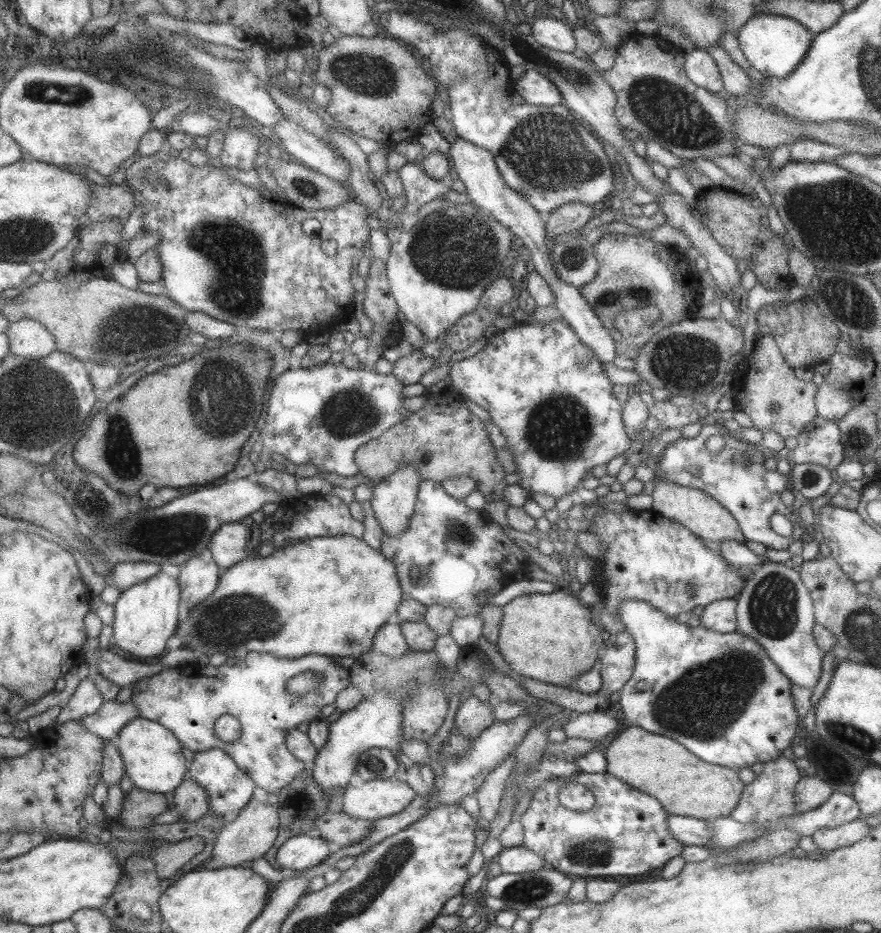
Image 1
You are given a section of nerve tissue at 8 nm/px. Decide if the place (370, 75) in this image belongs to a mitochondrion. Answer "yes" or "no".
yes

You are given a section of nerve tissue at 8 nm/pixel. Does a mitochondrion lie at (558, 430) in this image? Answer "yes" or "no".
yes

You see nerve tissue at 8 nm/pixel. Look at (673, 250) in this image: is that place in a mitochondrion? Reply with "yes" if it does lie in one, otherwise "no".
no

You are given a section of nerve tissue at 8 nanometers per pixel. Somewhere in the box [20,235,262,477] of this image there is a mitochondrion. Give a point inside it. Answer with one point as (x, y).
(221, 382)

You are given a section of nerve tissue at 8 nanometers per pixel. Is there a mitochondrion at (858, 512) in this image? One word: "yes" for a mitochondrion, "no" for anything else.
no

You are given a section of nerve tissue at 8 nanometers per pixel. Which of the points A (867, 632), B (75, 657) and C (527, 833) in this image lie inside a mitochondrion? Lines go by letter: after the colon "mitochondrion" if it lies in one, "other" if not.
A: mitochondrion
B: other
C: other

